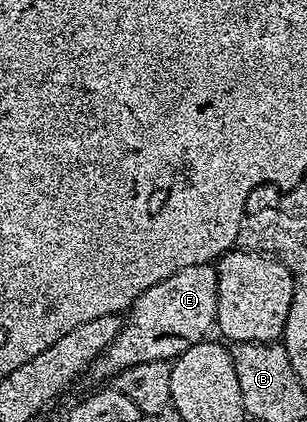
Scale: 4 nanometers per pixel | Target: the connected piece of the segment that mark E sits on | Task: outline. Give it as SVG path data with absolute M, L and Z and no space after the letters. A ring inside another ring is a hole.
M213 263L184 266L184 270L176 270L164 282L156 282L156 286L148 286L140 298L130 305L122 320L122 328L115 332L109 344L94 358L92 373L98 382L106 382L119 376L128 366L140 366L140 362L156 362L157 360L173 361L181 357L194 344L203 343L206 336L215 327L218 318L218 270Z

